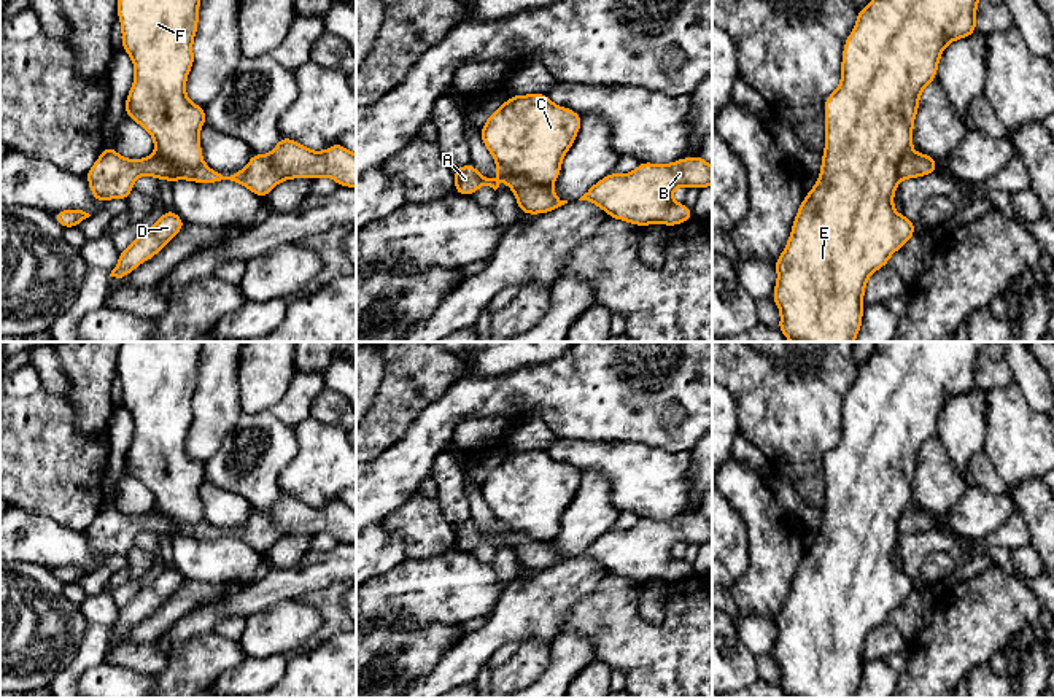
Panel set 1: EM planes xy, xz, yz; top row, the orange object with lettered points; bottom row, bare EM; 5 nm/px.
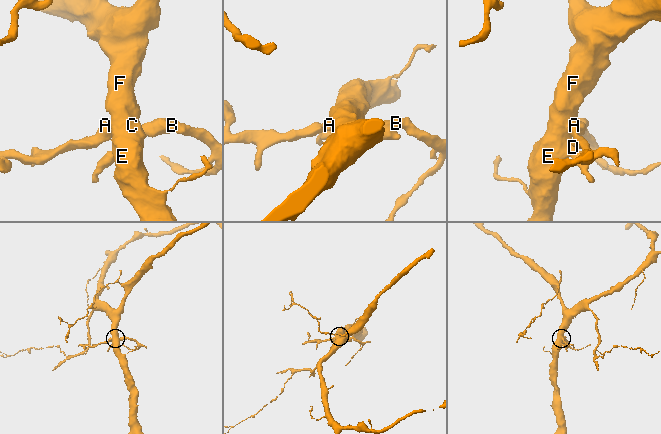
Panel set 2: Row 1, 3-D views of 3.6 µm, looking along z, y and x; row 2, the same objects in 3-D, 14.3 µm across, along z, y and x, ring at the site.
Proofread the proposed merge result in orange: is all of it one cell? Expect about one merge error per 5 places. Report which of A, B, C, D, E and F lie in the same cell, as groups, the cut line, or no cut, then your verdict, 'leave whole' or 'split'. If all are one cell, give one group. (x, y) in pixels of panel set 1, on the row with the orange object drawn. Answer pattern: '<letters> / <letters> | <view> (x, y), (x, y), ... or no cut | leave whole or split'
A B / C D E F | xz (498, 162), (512, 174), (550, 185) | split

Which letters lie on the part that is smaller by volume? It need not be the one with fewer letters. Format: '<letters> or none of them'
A, B

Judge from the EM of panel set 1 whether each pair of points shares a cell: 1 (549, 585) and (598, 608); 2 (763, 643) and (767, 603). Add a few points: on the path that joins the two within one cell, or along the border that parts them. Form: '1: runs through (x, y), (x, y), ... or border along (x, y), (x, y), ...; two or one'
1: border along (608, 574), (571, 609), (560, 630); two
2: border along (740, 608), (773, 617); two

